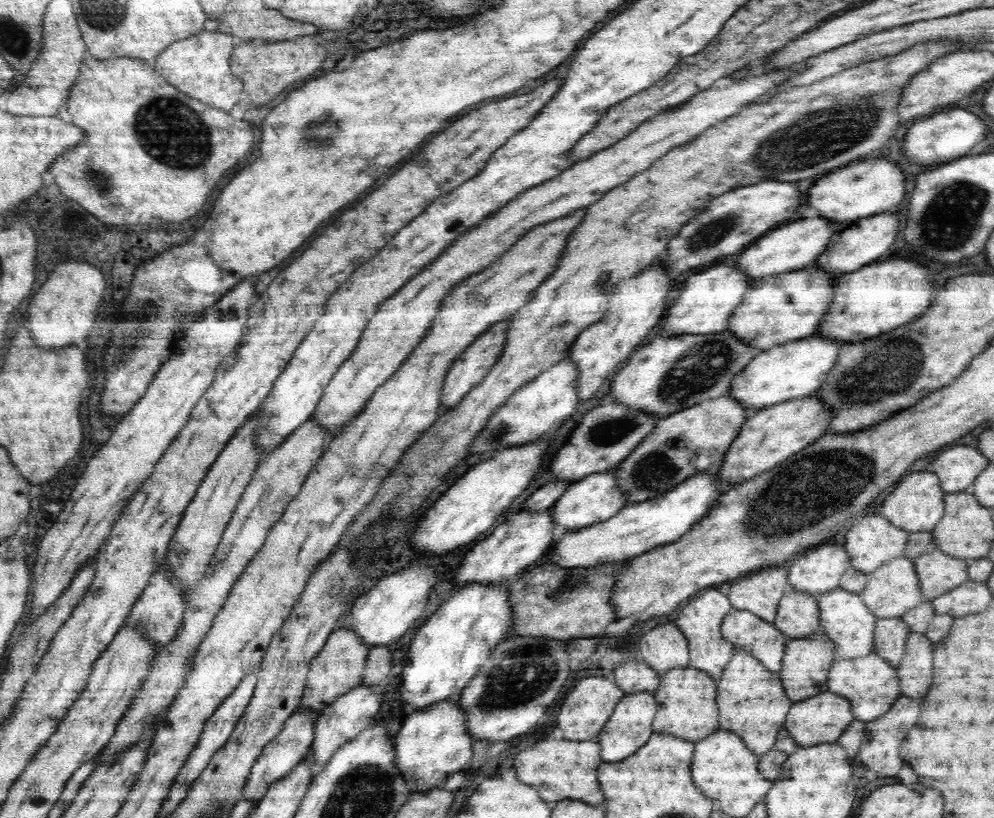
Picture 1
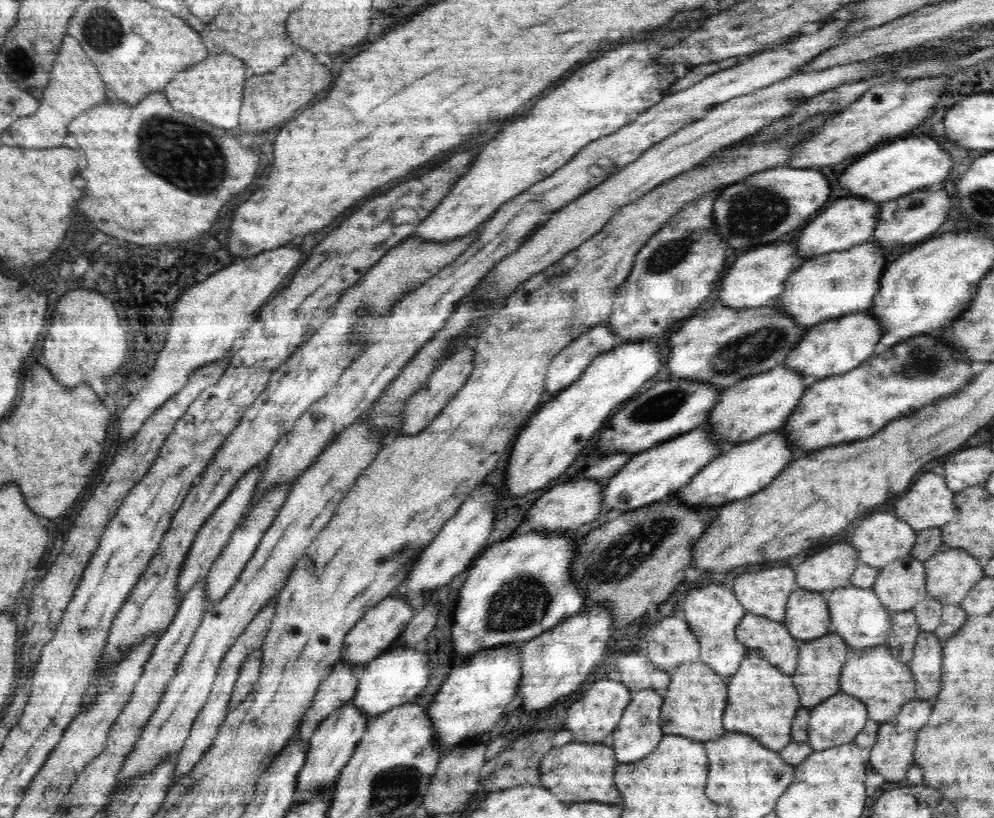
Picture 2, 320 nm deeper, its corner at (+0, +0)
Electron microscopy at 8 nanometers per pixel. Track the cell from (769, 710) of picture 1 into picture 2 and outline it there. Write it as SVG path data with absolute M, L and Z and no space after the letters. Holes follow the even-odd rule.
M747 654L732 680L727 682L727 688L728 706L724 708L723 724L728 732L746 732L774 752L791 743L790 726L802 706L789 674L778 670L761 654Z

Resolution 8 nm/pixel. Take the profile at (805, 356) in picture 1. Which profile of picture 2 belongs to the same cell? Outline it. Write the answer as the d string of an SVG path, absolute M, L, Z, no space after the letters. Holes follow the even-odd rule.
M870 312L856 313L834 318L808 328L804 338L786 356L783 365L813 381L854 370L879 350L882 327Z

